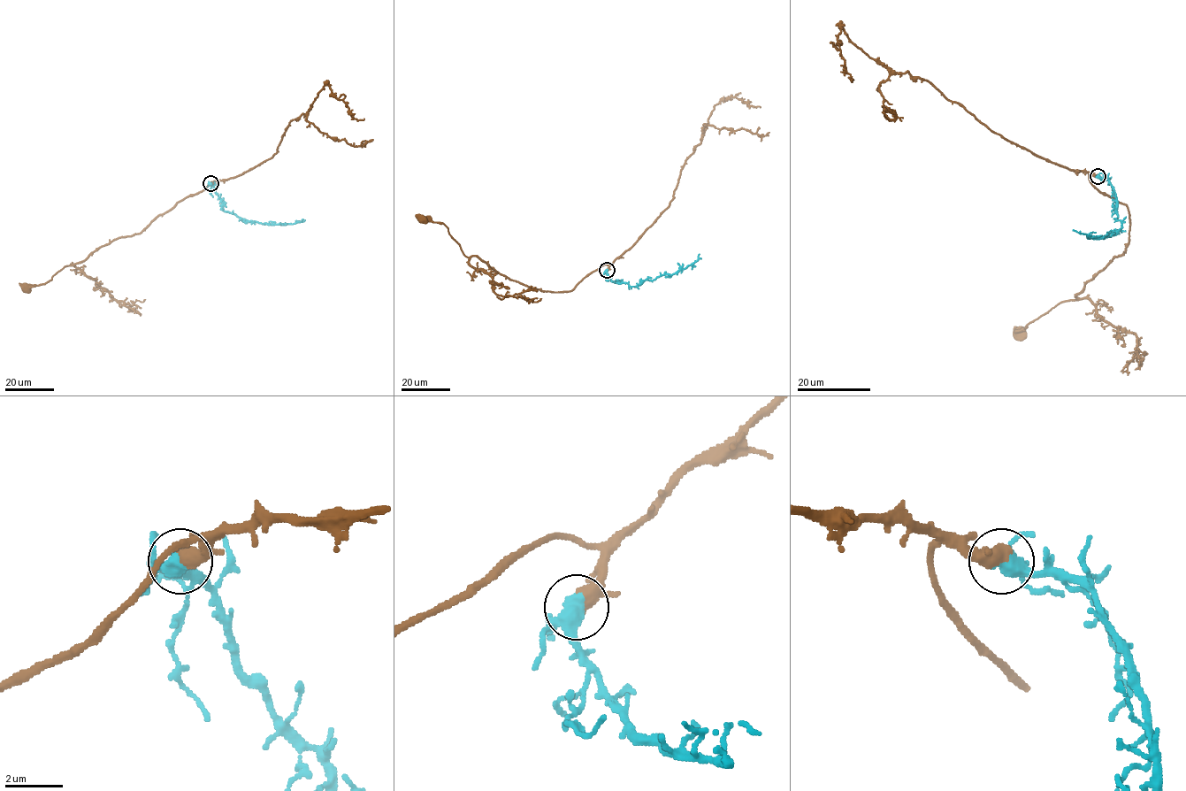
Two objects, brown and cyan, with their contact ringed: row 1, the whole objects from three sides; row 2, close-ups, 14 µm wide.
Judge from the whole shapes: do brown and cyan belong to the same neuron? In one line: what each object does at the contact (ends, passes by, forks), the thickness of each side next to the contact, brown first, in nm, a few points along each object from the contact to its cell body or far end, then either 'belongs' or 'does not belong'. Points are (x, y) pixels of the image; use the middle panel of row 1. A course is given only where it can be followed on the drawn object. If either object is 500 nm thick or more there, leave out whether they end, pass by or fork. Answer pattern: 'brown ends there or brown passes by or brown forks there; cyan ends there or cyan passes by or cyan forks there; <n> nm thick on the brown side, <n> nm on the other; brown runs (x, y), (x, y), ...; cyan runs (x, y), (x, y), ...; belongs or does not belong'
brown passes by; cyan forks there; 360 nm thick on the brown side, 360 nm on the other; brown runs (607, 271), (608, 266), (601, 265), (570, 291), (531, 288), (475, 256), (466, 257), (442, 223), (422, 218); cyan runs (607, 271), (612, 280), (635, 287), (646, 280), (677, 273), (692, 264), (699, 254); belongs

